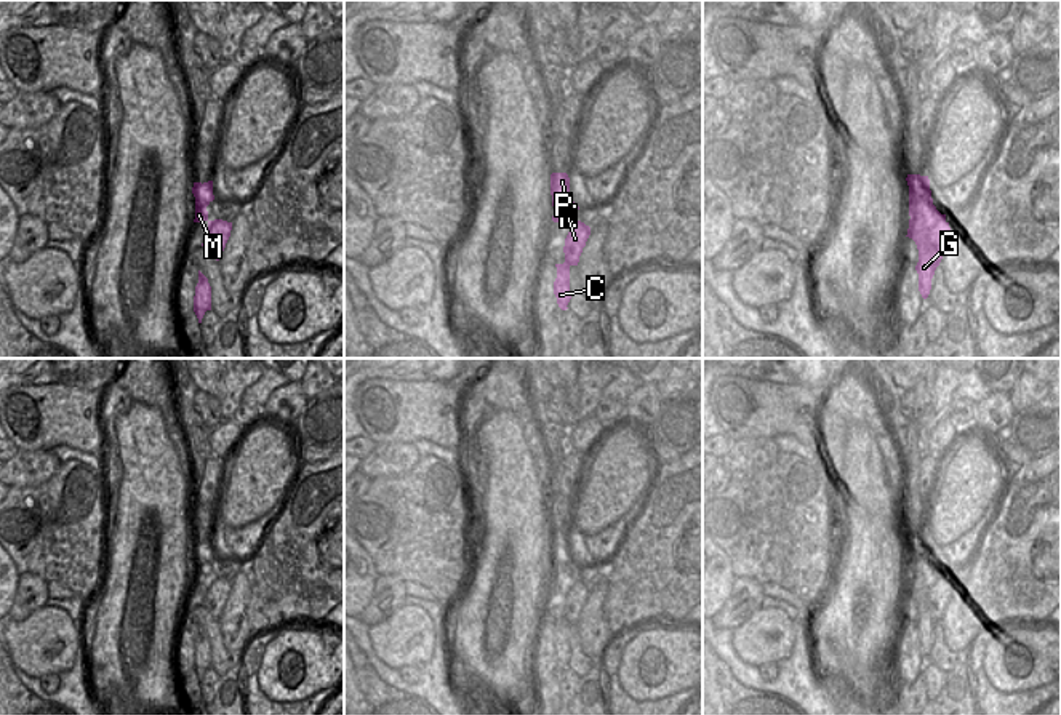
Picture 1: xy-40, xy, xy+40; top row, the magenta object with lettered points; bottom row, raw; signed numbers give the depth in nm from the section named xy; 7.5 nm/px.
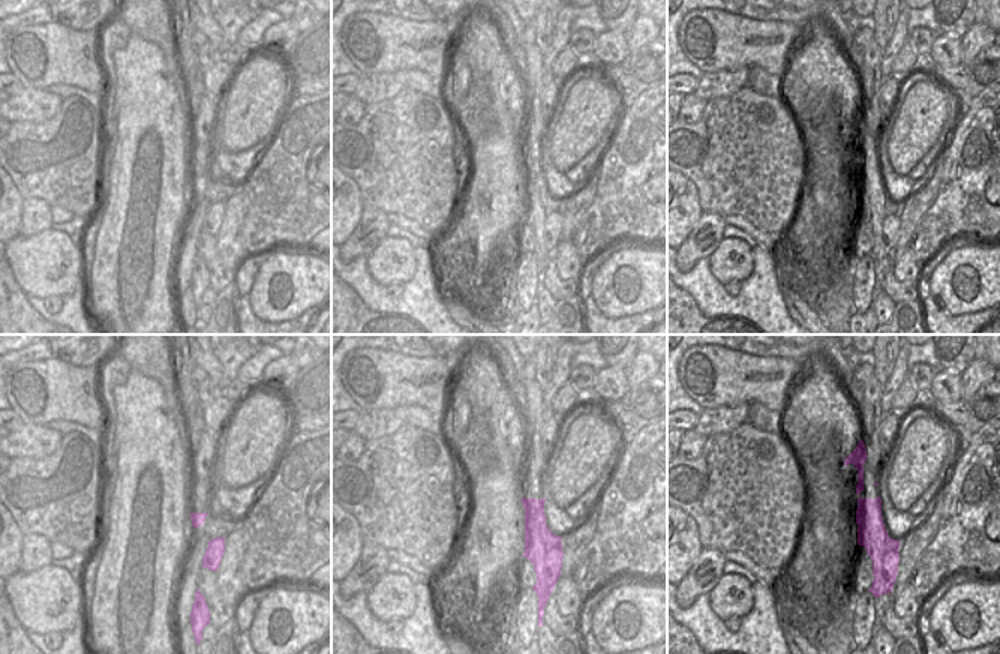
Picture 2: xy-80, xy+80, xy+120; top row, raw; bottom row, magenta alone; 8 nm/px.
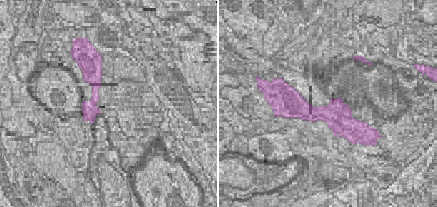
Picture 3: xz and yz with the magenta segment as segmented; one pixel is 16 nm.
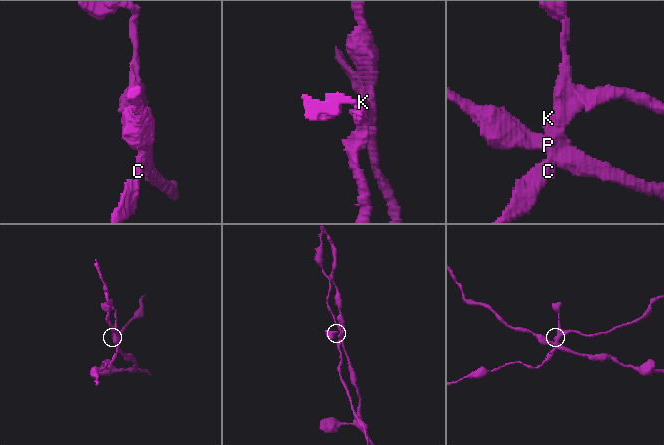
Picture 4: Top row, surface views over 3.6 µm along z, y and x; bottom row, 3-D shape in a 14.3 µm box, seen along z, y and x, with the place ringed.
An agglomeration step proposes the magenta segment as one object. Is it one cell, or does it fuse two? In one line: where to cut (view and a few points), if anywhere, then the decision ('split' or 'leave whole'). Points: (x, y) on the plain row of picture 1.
cut in xy+40 along (941, 573), (930, 591), (930, 616), (935, 624); split

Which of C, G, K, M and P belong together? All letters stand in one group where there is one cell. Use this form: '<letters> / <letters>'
C G K M / P

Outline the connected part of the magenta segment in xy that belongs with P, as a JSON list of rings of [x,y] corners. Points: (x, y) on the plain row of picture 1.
[[[581,579],[571,581],[571,587],[565,597],[565,621],[570,624],[578,624],[579,614],[583,611],[583,606],[586,605],[586,600],[591,593],[591,585],[586,584]]]

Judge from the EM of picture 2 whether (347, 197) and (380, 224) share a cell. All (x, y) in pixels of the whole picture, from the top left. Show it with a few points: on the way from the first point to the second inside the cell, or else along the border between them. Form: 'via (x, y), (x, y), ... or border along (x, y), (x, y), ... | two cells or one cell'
border along (365, 207), (357, 227), (347, 240) | two cells

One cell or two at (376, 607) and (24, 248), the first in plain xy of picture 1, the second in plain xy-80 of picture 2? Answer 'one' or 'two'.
two

